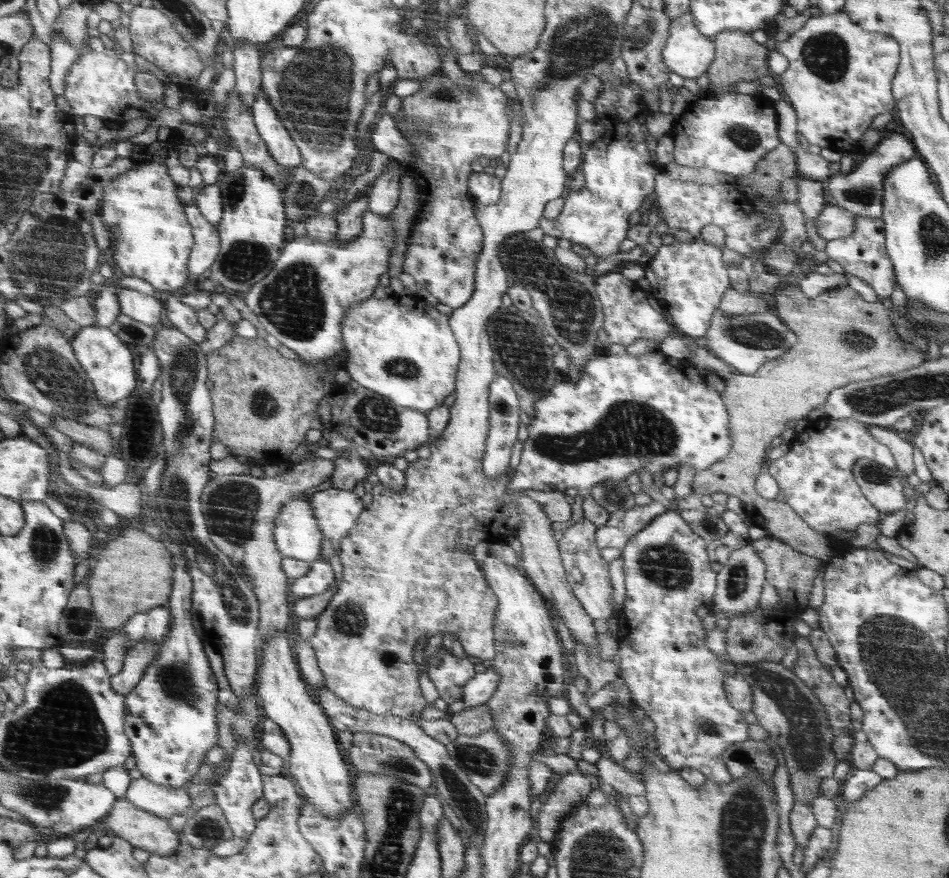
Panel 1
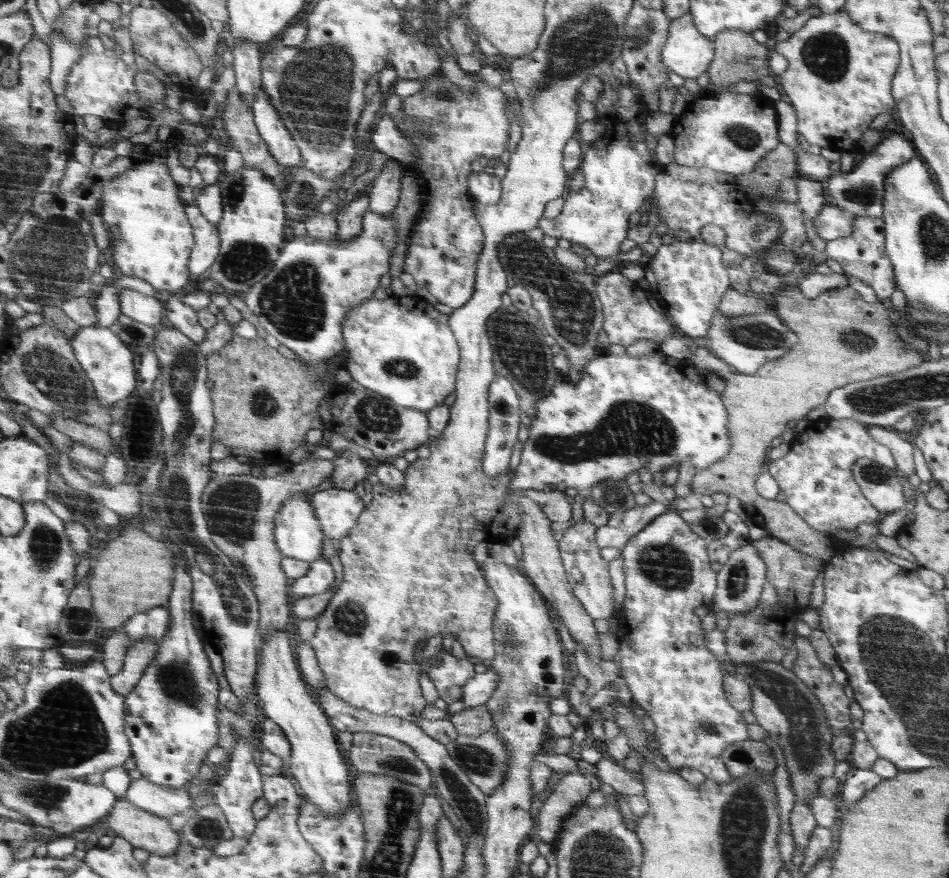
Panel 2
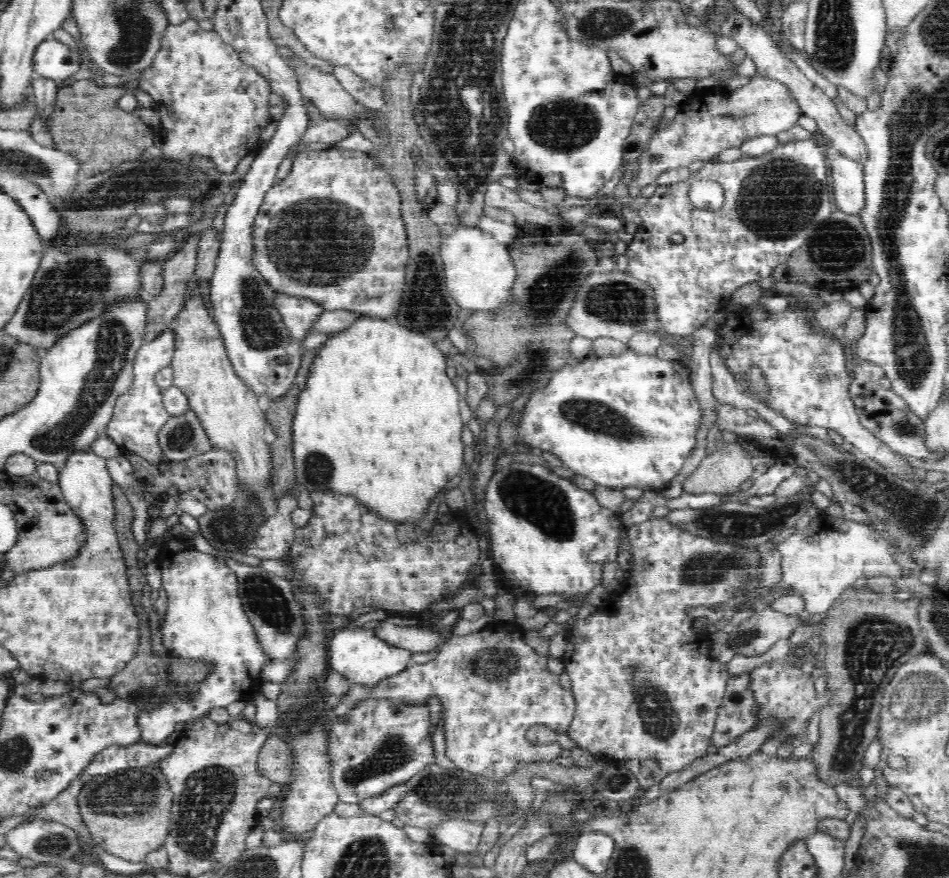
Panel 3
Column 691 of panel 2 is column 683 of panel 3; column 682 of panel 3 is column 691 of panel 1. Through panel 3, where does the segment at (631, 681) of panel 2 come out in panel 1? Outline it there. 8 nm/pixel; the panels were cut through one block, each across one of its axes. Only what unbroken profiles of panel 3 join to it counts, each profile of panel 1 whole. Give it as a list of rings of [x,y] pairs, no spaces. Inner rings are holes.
[[[667,510],[665,514],[657,516],[646,528],[638,532],[629,543],[622,548],[621,552],[623,561],[623,570],[625,574],[625,587],[626,597],[623,602],[624,618],[626,618],[626,624],[622,624],[620,628],[620,638],[624,640],[619,643],[619,649],[617,650],[618,660],[620,660],[620,671],[618,676],[624,679],[630,694],[632,694],[632,702],[636,701],[636,704],[644,710],[646,716],[654,722],[656,726],[655,737],[658,740],[658,754],[664,756],[664,760],[668,762],[670,768],[674,771],[678,771],[681,768],[691,768],[699,770],[701,773],[706,775],[707,780],[713,780],[718,784],[729,783],[733,776],[727,771],[725,762],[721,759],[721,754],[734,742],[742,742],[748,740],[748,723],[742,715],[743,711],[736,709],[729,703],[728,693],[725,691],[725,680],[728,680],[730,676],[736,677],[738,674],[736,663],[723,662],[718,660],[717,656],[714,656],[712,649],[704,646],[704,636],[707,632],[702,630],[702,620],[694,614],[694,610],[698,606],[706,604],[712,600],[714,596],[714,590],[716,588],[716,571],[712,567],[712,563],[709,560],[708,546],[706,542],[690,530],[690,525],[680,516],[680,513],[676,510]]]

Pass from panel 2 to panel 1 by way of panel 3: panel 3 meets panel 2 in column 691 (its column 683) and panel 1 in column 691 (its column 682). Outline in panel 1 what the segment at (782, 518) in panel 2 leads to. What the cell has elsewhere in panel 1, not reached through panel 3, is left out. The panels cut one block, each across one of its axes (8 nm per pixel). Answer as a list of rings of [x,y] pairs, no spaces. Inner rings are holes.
[[[798,283],[781,286],[775,293],[772,309],[782,317],[786,325],[791,325],[793,331],[799,336],[798,343],[786,354],[765,362],[754,374],[731,373],[729,364],[721,358],[712,355],[710,350],[701,344],[696,349],[693,362],[697,368],[703,370],[714,370],[718,372],[726,382],[724,397],[726,409],[730,412],[730,447],[729,455],[724,460],[718,460],[712,467],[704,472],[695,474],[691,487],[697,495],[708,494],[708,496],[723,492],[728,496],[736,496],[740,498],[742,508],[745,509],[747,516],[753,519],[753,523],[764,528],[770,537],[776,537],[776,540],[790,545],[798,551],[806,553],[808,556],[818,557],[822,560],[829,561],[835,554],[835,548],[828,538],[820,532],[812,530],[809,524],[804,522],[796,514],[789,504],[775,499],[765,499],[758,494],[756,482],[760,472],[762,472],[762,464],[766,458],[766,450],[772,442],[772,438],[781,437],[785,431],[784,424],[792,418],[798,418],[804,423],[805,419],[816,409],[816,406],[824,404],[832,389],[846,386],[851,382],[870,380],[879,376],[886,376],[901,370],[918,366],[926,362],[925,356],[919,348],[907,344],[901,339],[894,328],[891,320],[891,306],[880,300],[876,302],[866,302],[859,292],[853,288],[844,287],[842,289],[830,289],[810,299],[802,293]]]

